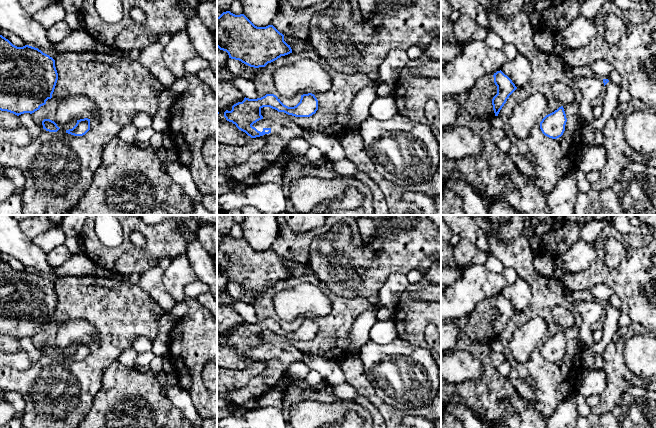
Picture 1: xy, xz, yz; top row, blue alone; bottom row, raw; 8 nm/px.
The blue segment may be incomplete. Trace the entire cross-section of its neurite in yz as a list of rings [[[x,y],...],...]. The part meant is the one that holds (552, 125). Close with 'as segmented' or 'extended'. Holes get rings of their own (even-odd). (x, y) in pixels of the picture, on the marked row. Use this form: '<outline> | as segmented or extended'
[[[561,106],[542,119],[540,122],[540,129],[545,136],[557,139],[563,135],[566,122],[566,114],[563,106]]] | as segmented

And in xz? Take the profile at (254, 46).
[[[230,11],[217,17],[217,47],[226,51],[229,58],[254,68],[265,67],[281,56],[292,53],[290,45],[284,41],[284,35],[273,25],[257,27],[244,14],[235,15]]] | as segmented

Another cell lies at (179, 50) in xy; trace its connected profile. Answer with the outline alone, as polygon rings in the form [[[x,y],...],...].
[[[186,29],[171,35],[170,42],[163,49],[164,64],[176,77],[184,76],[186,74],[185,63],[197,56],[199,55],[193,47]]]

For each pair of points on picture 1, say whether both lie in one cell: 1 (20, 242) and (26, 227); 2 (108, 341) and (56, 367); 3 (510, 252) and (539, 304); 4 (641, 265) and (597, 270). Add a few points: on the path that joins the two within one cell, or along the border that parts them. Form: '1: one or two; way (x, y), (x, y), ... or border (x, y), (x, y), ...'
1: two; border (18, 225), (31, 240)
2: one; way (97, 354), (84, 367), (69, 367)
3: one; way (523, 265), (525, 270), (539, 284), (539, 291)
4: one; way (630, 273), (608, 273)

